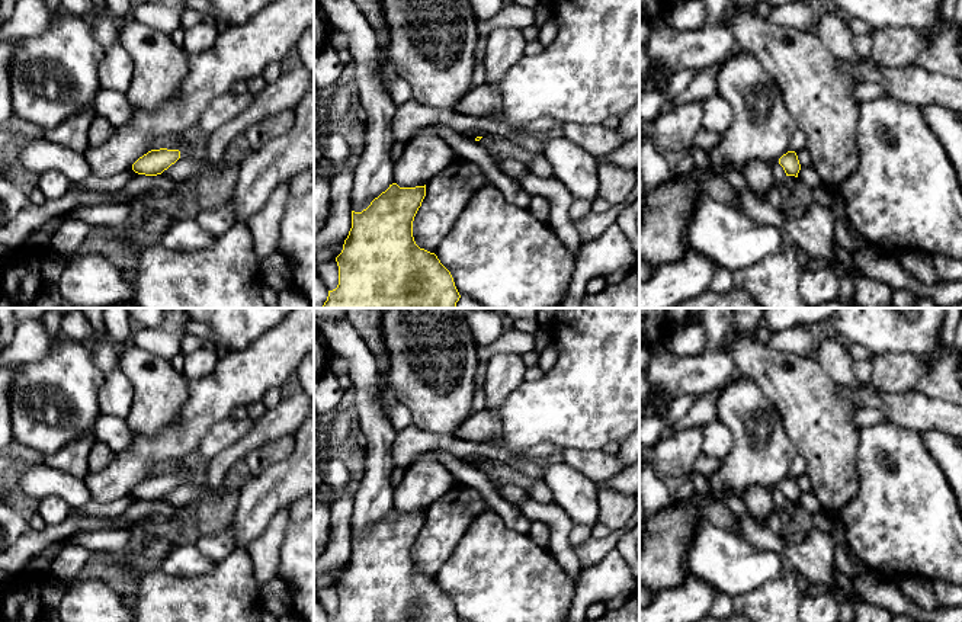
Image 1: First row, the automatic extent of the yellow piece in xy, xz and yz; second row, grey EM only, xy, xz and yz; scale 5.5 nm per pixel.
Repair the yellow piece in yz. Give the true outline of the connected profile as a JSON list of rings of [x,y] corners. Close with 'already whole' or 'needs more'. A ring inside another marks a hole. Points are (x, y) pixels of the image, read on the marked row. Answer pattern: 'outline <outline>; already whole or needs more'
outline [[[788,151],[779,158],[779,164],[783,167],[786,176],[798,177],[801,164],[795,151]]]; already whole

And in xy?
outline [[[151,150],[132,164],[132,170],[138,174],[157,176],[167,170],[179,158],[179,150]]]; already whole

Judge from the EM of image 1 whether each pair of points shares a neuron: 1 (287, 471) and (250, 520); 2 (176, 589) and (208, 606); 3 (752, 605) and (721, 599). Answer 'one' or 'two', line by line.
1: one
2: one
3: two

